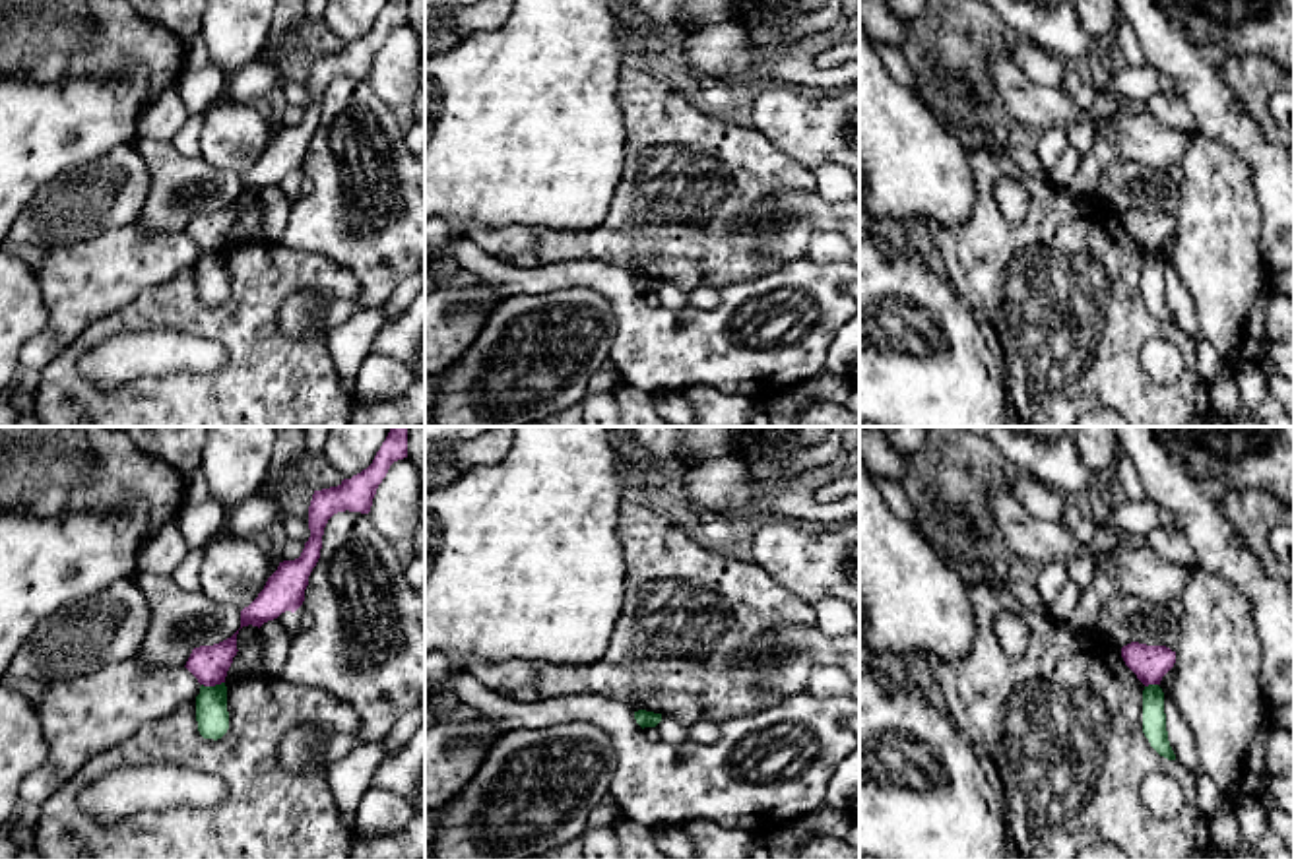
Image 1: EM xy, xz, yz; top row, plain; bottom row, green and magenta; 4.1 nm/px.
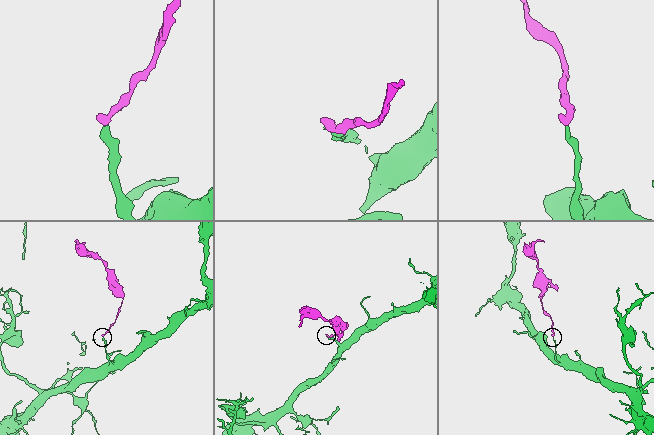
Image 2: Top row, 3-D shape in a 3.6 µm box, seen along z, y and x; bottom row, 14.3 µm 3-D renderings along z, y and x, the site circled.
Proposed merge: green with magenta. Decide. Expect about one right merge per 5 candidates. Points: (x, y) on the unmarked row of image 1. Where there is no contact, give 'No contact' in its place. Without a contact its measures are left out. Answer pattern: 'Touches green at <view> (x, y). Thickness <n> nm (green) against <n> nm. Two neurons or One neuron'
Touches green at xy (212, 253). Thickness 140 nm (green) against 160 nm. Two neurons

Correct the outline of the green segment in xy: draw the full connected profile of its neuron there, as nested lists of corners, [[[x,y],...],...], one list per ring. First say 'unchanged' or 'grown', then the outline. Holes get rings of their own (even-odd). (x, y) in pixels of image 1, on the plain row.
unchanged; [[[200,252],[196,262],[196,287],[204,304],[221,304],[229,295],[227,252]]]

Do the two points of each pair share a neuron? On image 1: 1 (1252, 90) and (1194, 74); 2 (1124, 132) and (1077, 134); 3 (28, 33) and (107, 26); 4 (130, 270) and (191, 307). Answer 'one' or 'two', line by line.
1: two
2: two
3: one
4: two

